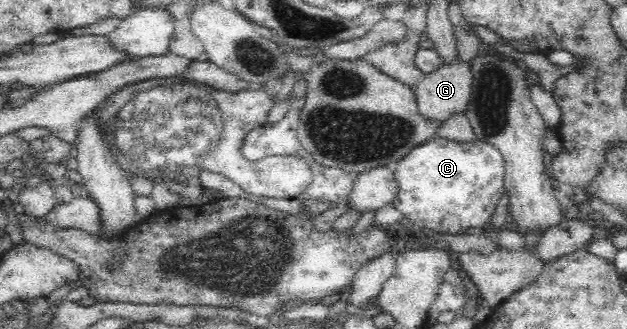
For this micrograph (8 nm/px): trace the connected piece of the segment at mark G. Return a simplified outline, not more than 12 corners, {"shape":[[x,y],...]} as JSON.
{"shape":[[442,60],[414,85],[421,114],[462,112],[468,62]]}

